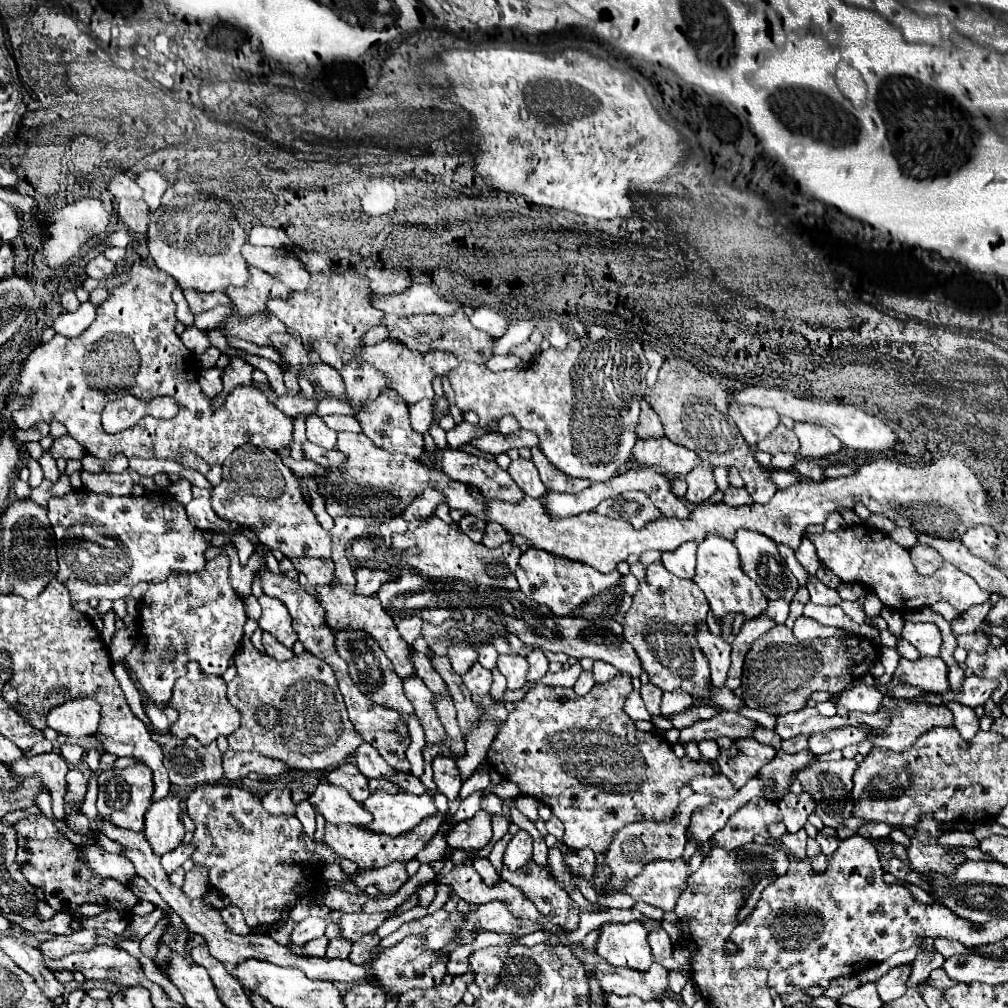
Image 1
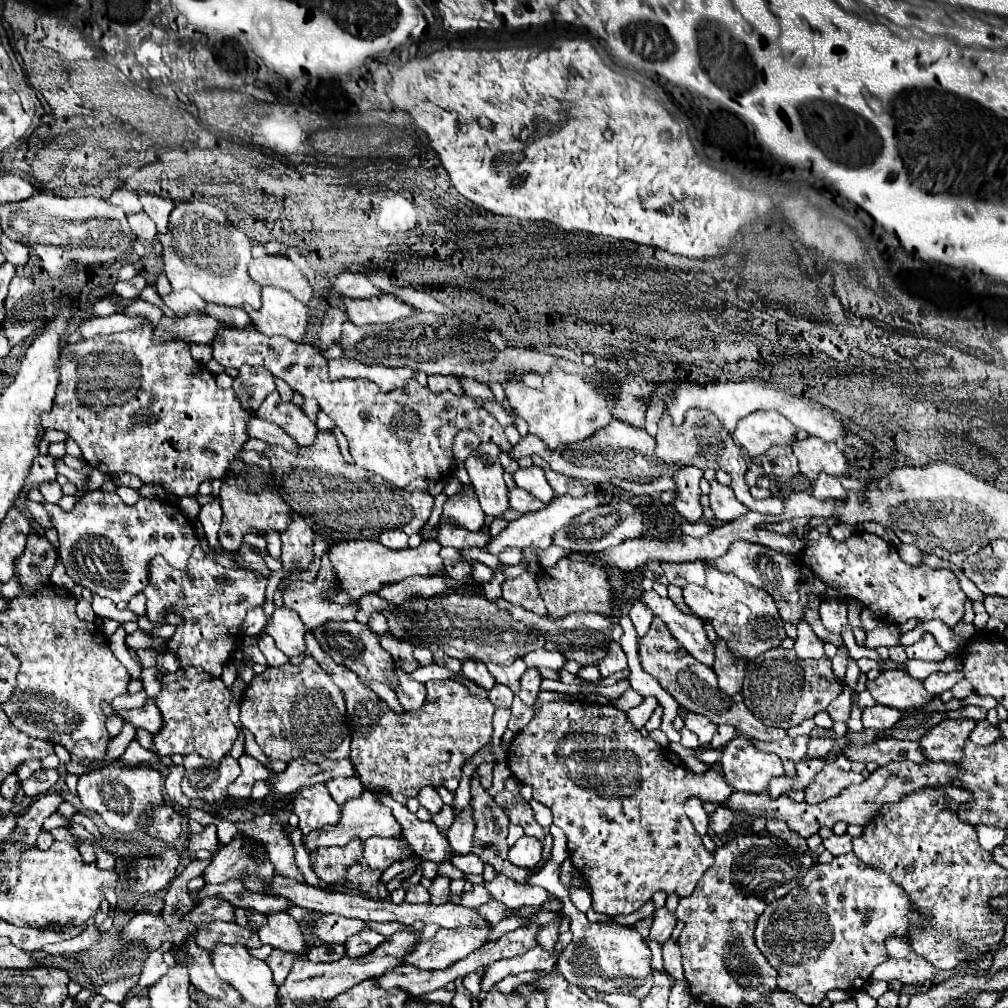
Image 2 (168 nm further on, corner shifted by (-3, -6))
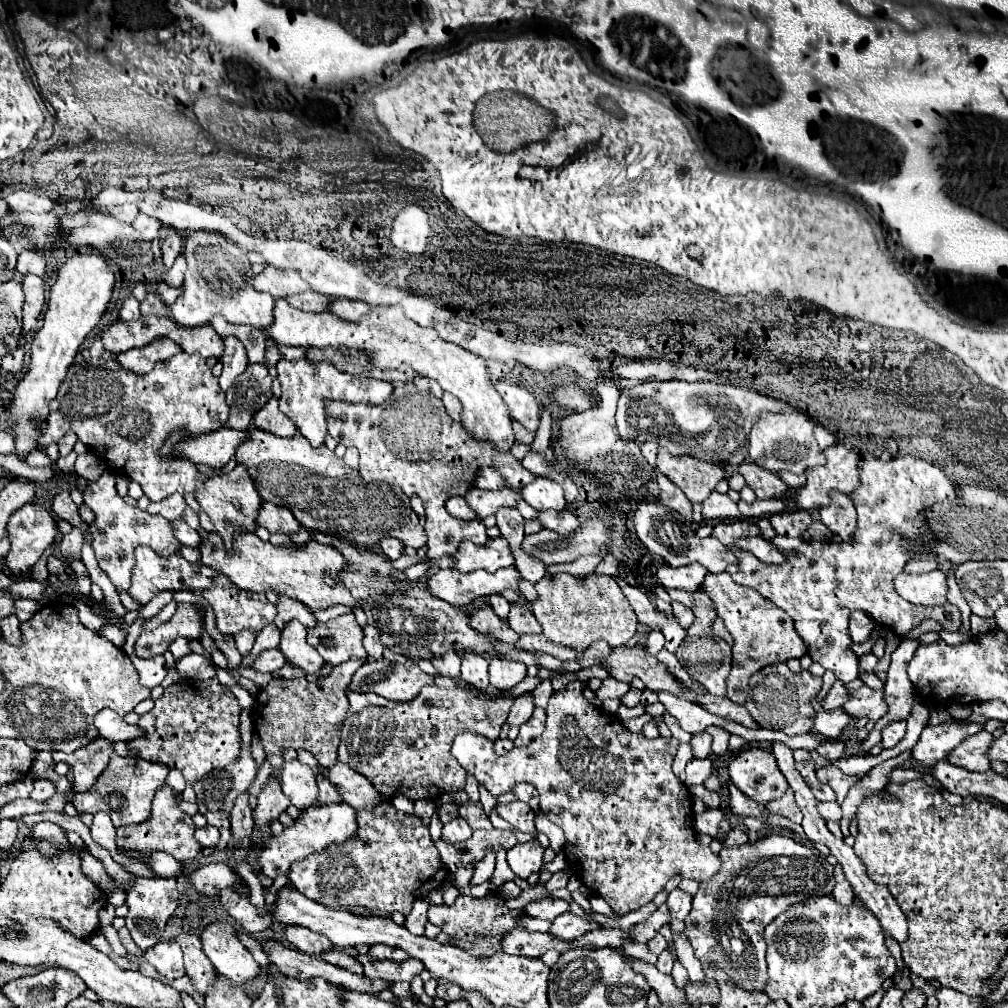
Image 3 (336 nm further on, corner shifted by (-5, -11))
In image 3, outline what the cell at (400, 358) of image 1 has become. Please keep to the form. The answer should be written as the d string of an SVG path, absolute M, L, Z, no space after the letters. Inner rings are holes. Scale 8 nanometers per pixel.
M304 358L300 360L280 360L276 364L278 380L282 382L282 398L280 410L296 424L298 432L312 444L324 444L324 436L328 434L326 426L326 404L324 400L344 400L344 402L368 402L368 404L382 404L390 398L394 386L384 380L368 378L368 376L352 376L336 370L330 362L312 364Z

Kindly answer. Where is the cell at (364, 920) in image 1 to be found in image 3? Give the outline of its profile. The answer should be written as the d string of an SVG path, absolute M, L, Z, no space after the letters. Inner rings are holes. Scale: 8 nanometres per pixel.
M286 926L284 936L296 950L300 950L304 954L316 954L318 956L318 954L324 954L332 948L328 938L320 936L318 932L308 930L304 926Z

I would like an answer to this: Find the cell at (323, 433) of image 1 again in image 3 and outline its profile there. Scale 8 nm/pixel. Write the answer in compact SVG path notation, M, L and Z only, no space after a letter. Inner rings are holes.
M270 398L264 408L260 408L256 412L256 416L252 418L254 420L254 426L260 428L260 430L266 430L266 432L272 432L276 436L284 436L284 438L292 438L298 434L296 426L292 424L292 420L288 416L284 416L280 410L278 410L278 400L276 398Z

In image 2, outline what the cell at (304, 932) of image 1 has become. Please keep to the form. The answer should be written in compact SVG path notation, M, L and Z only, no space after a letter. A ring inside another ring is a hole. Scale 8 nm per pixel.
M276 949L268 955L266 963L270 965L270 969L272 969L272 973L274 973L274 981L276 981L278 985L282 985L284 979L288 977L290 967L294 965L294 959L298 959L298 955L294 955L294 953L284 953L284 951L276 951Z

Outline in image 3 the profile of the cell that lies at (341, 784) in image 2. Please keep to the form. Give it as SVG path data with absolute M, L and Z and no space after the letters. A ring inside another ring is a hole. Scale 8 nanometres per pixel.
M318 780L318 804L334 804L340 802L336 788L328 780Z

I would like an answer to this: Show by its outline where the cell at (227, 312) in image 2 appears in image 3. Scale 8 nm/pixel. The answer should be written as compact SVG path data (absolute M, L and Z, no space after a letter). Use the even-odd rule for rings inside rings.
M228 336L228 338L224 338L224 344L226 344L224 356L220 358L224 370L222 370L222 374L220 374L219 384L222 386L222 390L226 392L226 390L232 386L232 382L246 370L248 358L246 358L246 350L244 350L244 346L240 344L238 338Z

